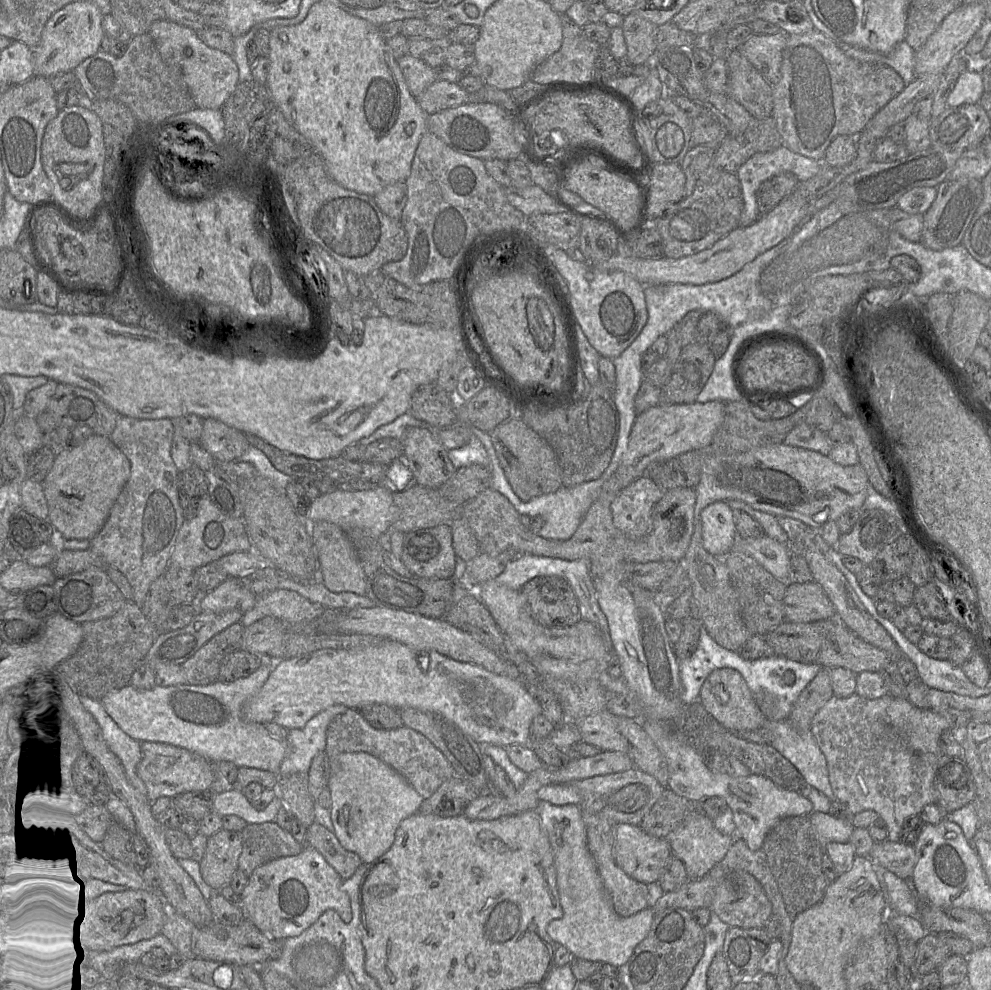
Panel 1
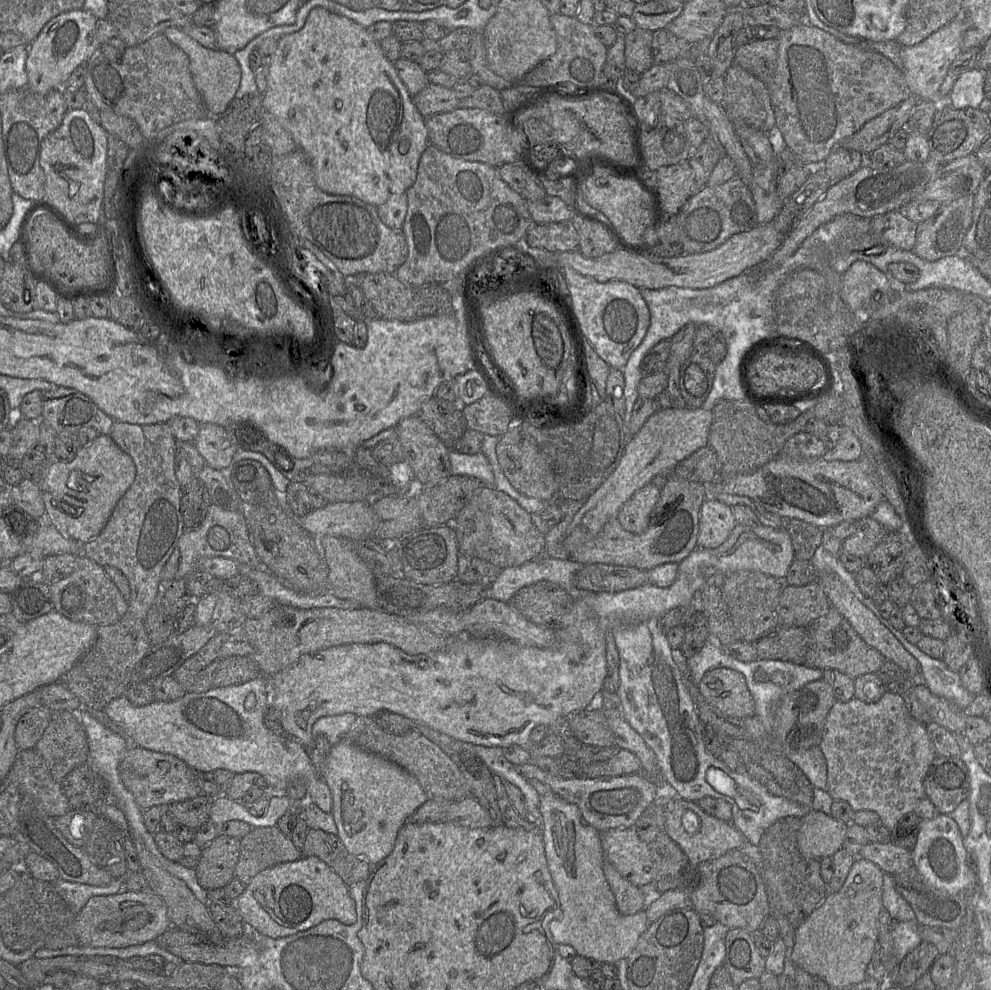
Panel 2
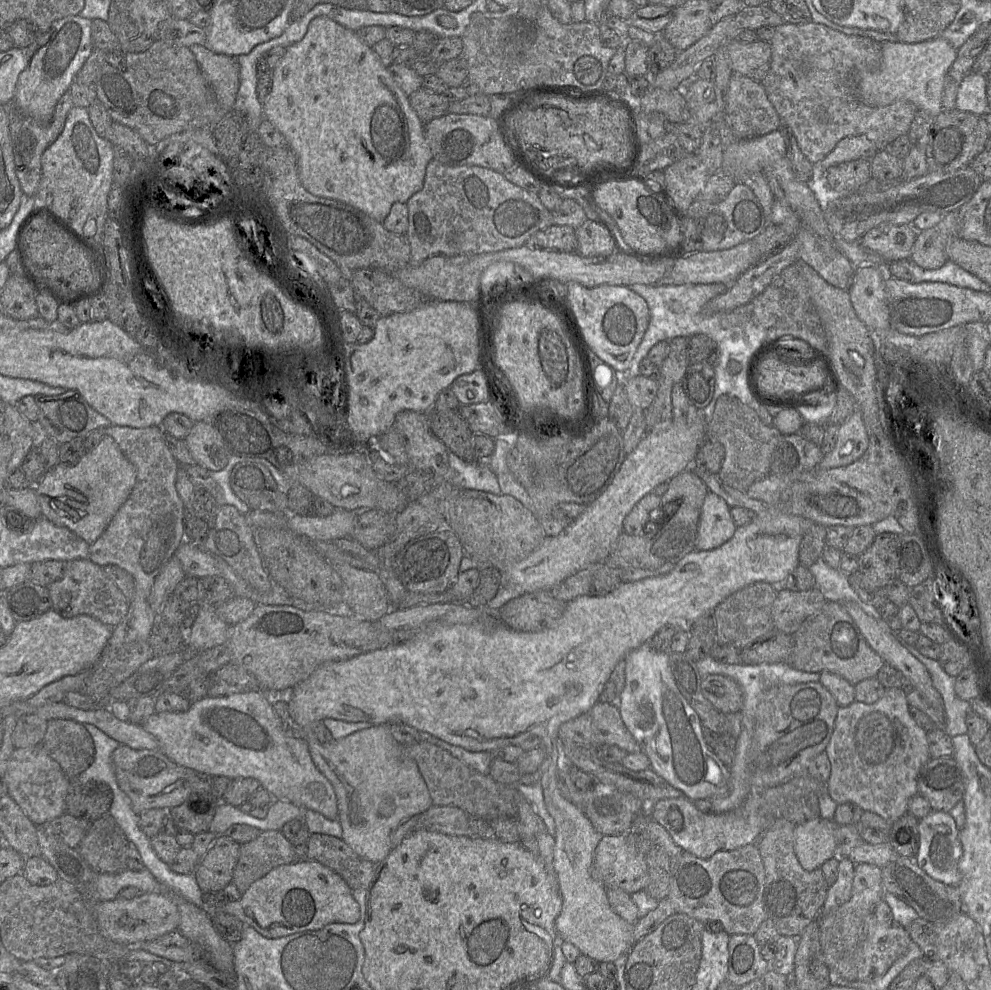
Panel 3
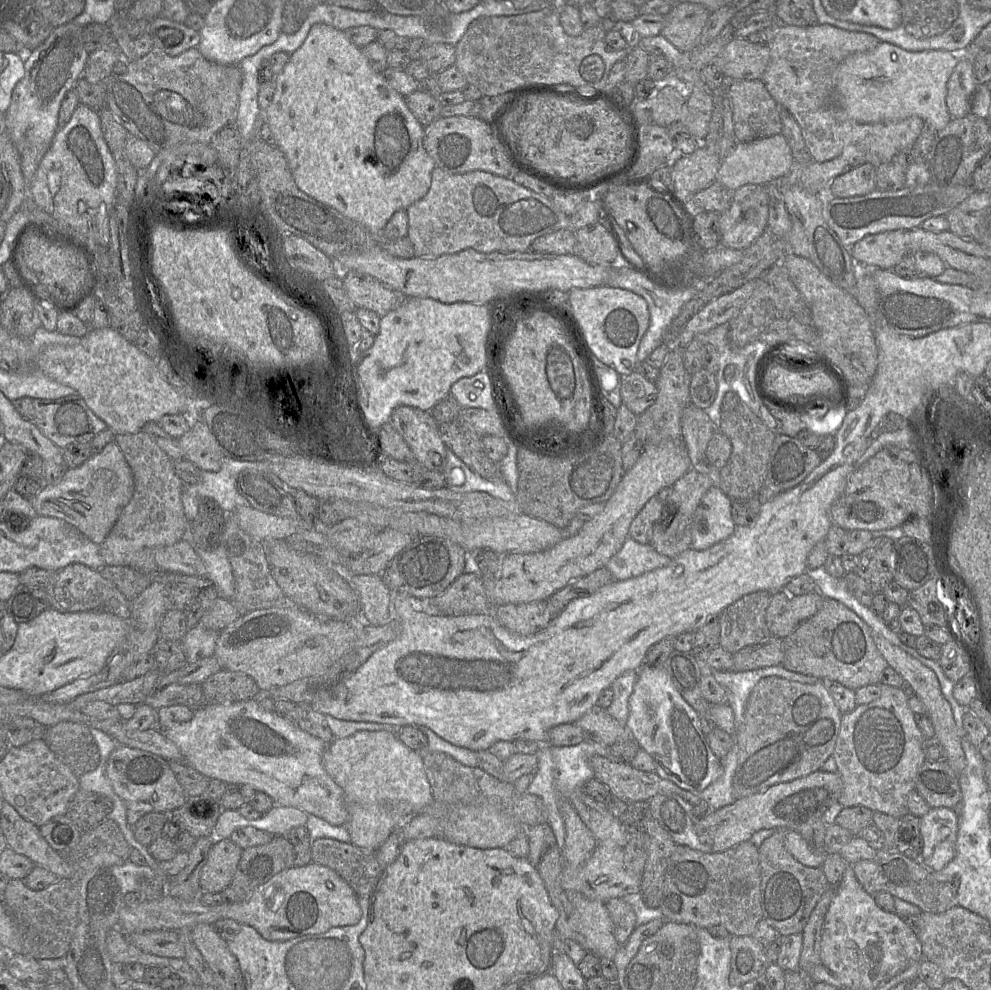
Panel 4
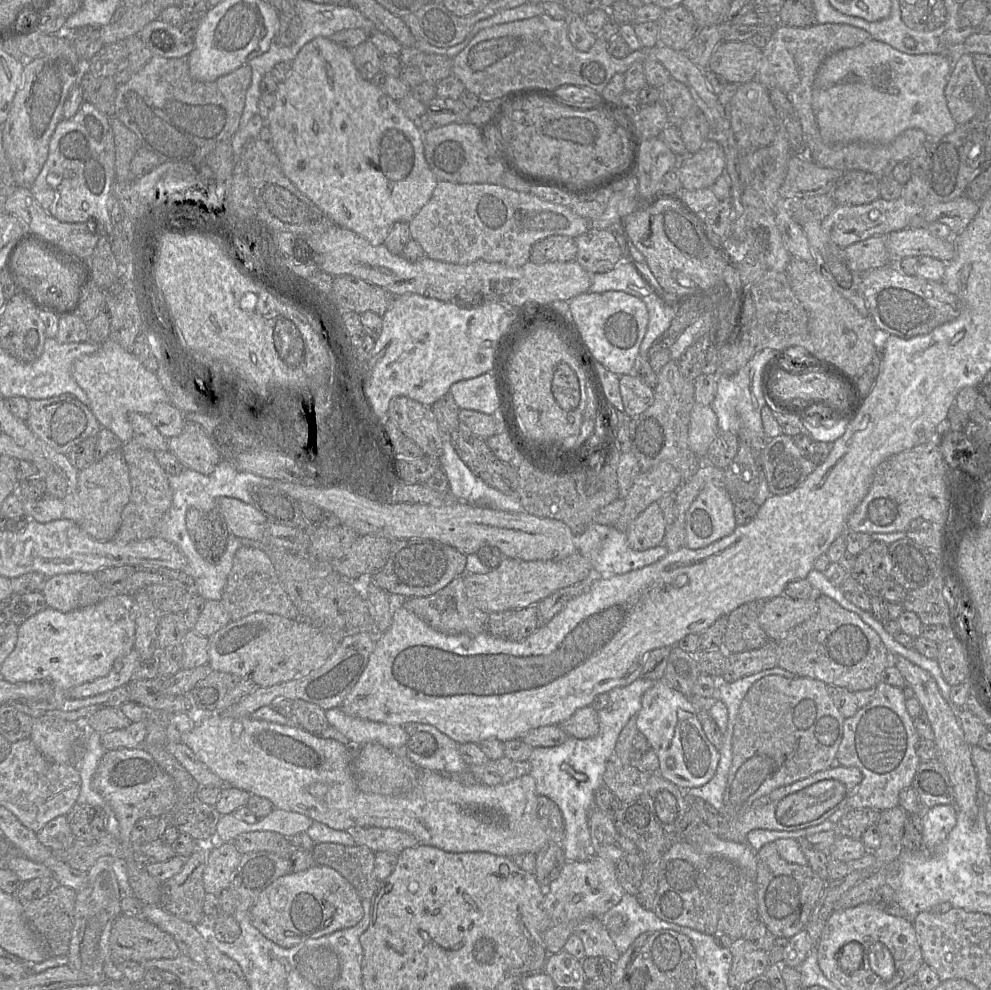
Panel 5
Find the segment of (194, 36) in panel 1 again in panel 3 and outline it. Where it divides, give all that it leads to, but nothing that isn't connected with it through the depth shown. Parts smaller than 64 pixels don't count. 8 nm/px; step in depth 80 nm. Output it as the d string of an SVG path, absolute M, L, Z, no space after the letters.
M204 45L189 47L212 88L219 104L226 110L234 108L240 85L240 67L236 57L215 53Z

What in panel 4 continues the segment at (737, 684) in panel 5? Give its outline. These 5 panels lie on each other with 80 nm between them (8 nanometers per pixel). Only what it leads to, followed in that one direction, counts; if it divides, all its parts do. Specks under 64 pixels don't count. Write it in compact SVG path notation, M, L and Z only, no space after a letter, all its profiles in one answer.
M699 659L699 667L701 676L713 675L717 682L727 690L727 704L734 713L735 734L743 723L746 701L760 679L768 676L777 676L789 681L796 681L804 684L815 684L821 681L814 676L789 671L782 665L763 667L743 672L716 671L704 665L702 660Z

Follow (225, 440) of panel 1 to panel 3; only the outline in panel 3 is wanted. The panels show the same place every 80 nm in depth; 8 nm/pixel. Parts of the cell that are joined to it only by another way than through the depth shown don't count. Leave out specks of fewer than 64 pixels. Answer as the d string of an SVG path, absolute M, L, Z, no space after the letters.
M209 421L195 422L184 442L195 464L209 471L222 470L231 456L222 435Z

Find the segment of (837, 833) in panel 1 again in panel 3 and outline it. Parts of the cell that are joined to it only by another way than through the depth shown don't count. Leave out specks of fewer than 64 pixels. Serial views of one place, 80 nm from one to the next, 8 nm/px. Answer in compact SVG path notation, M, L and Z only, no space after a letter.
M821 817L807 820L794 829L794 851L805 870L820 868L823 862L836 855L834 820Z

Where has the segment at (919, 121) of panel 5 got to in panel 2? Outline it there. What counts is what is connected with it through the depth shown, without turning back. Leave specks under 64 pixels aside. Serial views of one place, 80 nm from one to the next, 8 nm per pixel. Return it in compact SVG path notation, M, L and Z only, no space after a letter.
M954 18L948 24L928 36L924 41L914 46L902 47L902 72L910 92L921 100L937 101L939 105L939 90L947 75L948 69L958 57L962 48L964 23Z

